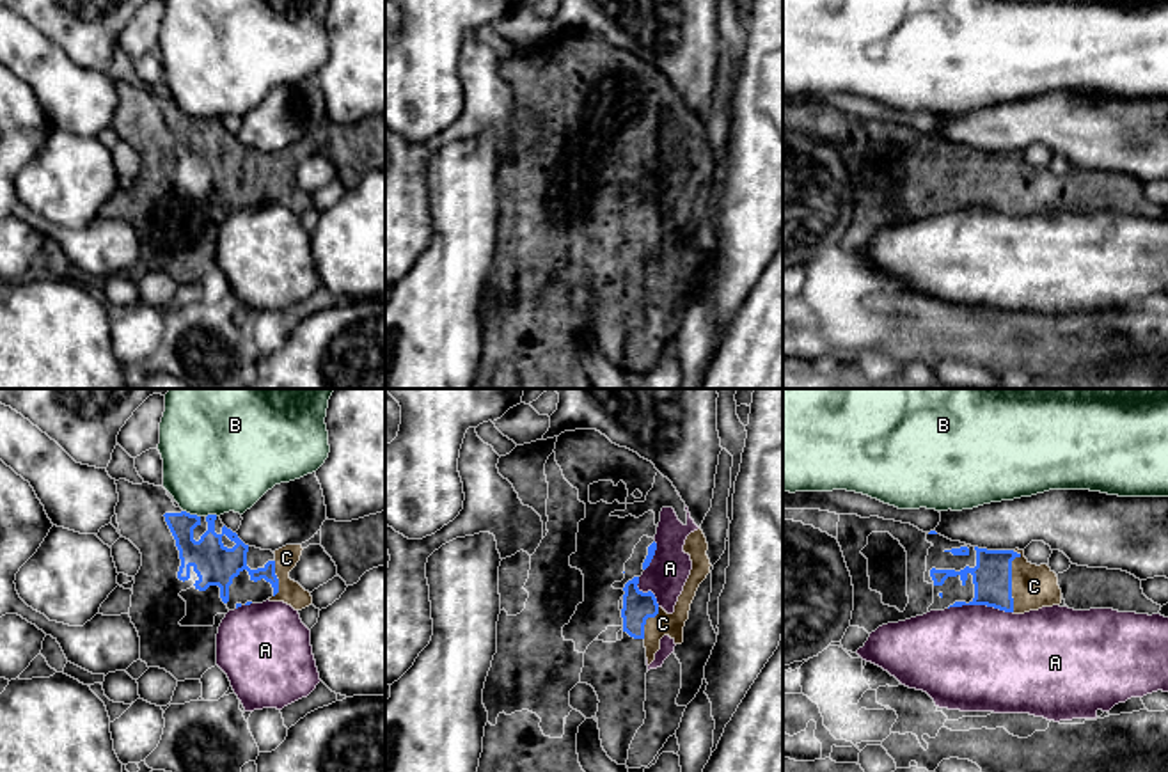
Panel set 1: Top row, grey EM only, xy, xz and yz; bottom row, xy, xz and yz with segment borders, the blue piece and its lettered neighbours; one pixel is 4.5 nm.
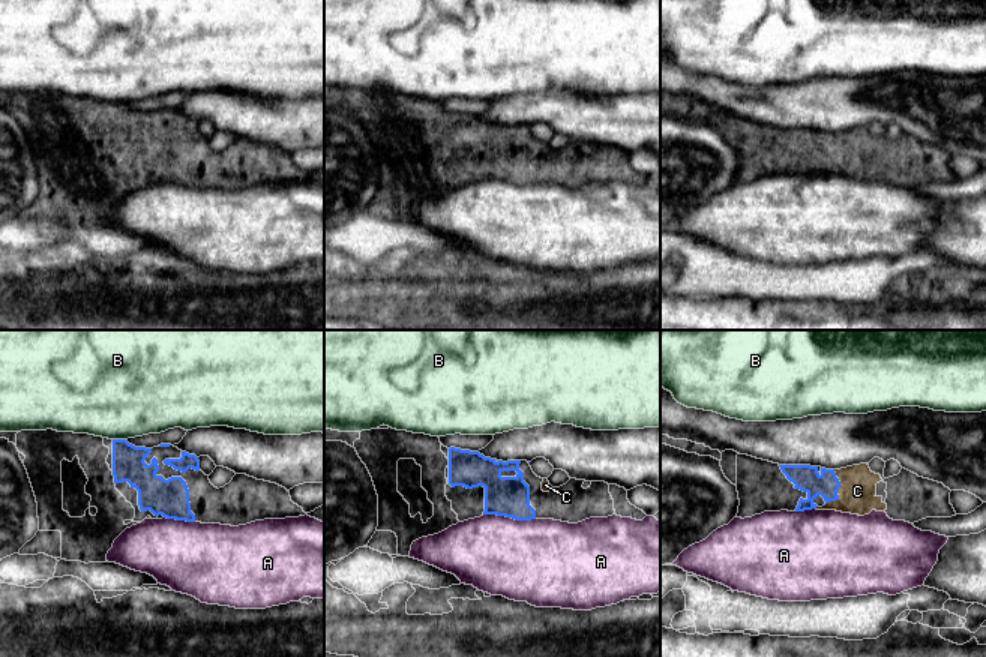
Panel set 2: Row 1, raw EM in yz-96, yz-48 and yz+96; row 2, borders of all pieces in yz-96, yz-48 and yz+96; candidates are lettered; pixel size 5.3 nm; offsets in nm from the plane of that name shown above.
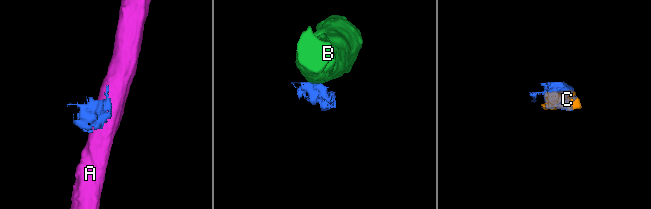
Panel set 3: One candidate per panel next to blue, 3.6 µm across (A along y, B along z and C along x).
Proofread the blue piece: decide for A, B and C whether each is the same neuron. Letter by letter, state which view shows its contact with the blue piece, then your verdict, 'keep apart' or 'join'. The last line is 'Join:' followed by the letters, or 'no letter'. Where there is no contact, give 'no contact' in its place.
A: yz | keep apart
B: xy | keep apart
C: yz | join
Join: C

